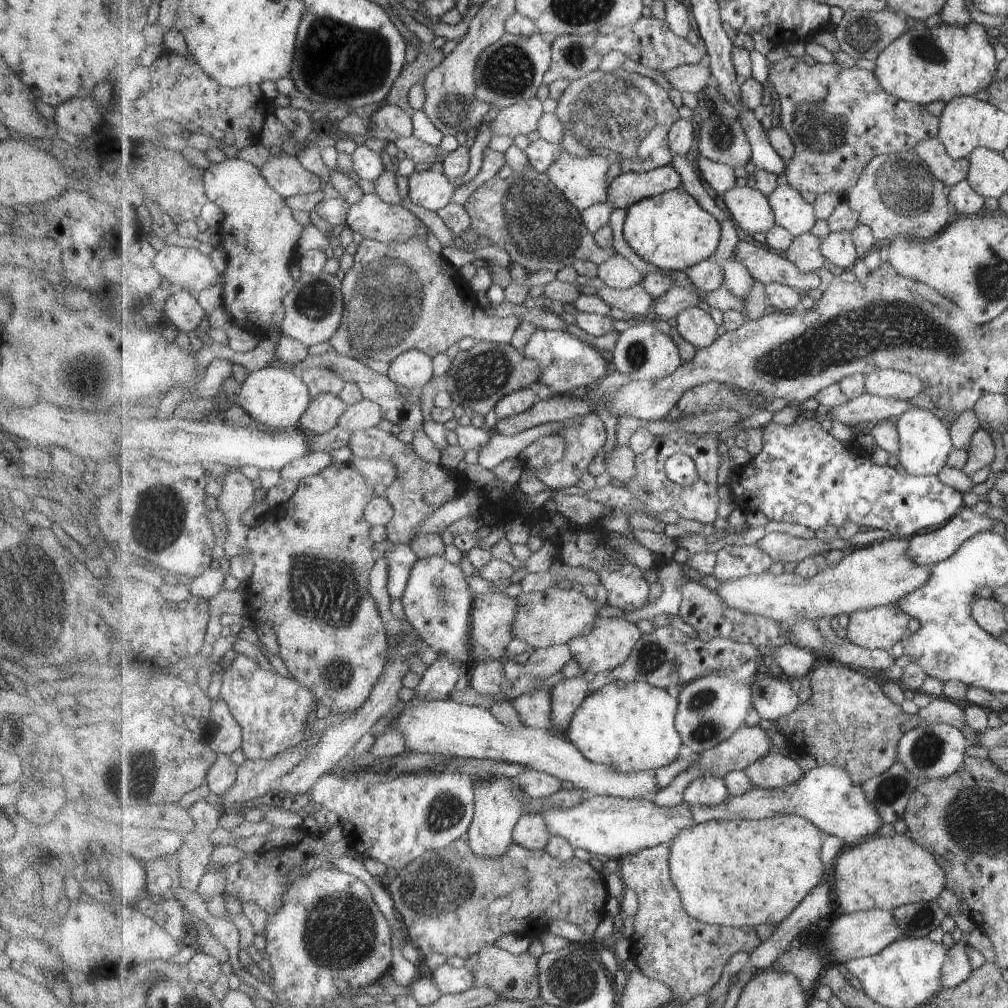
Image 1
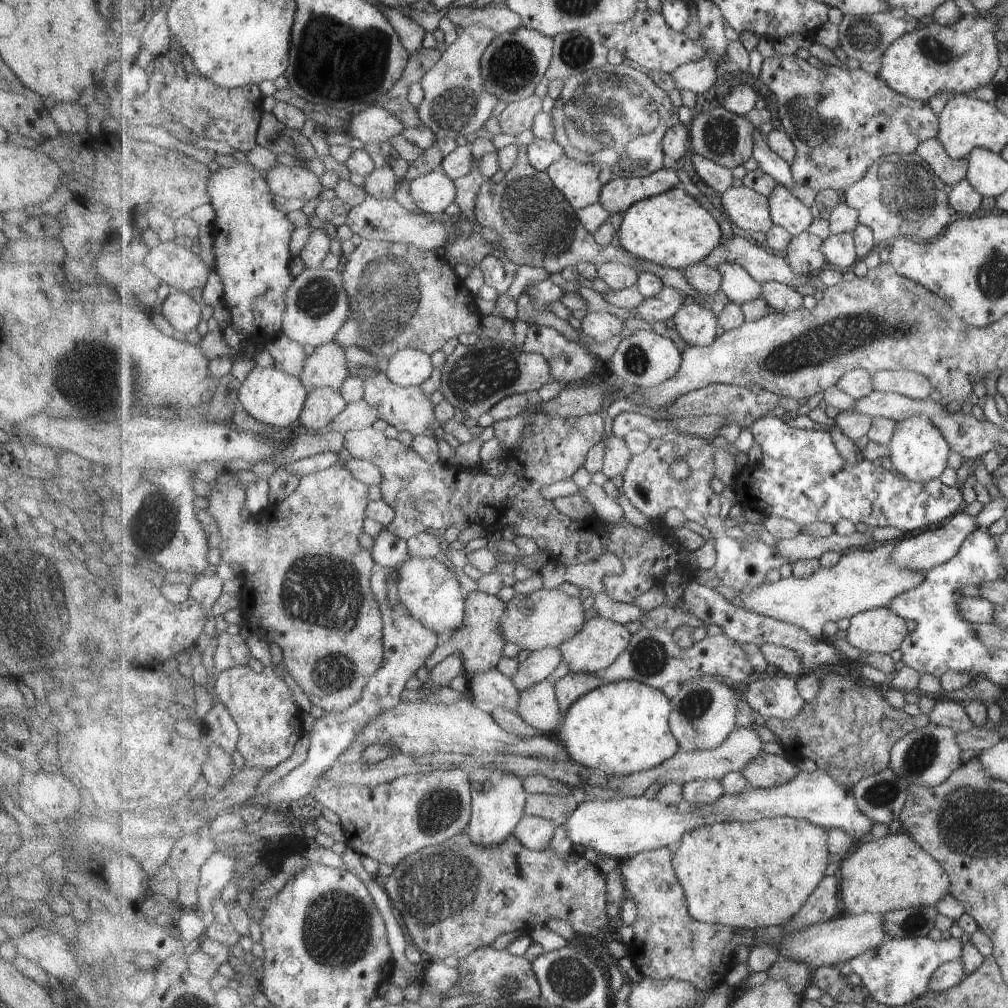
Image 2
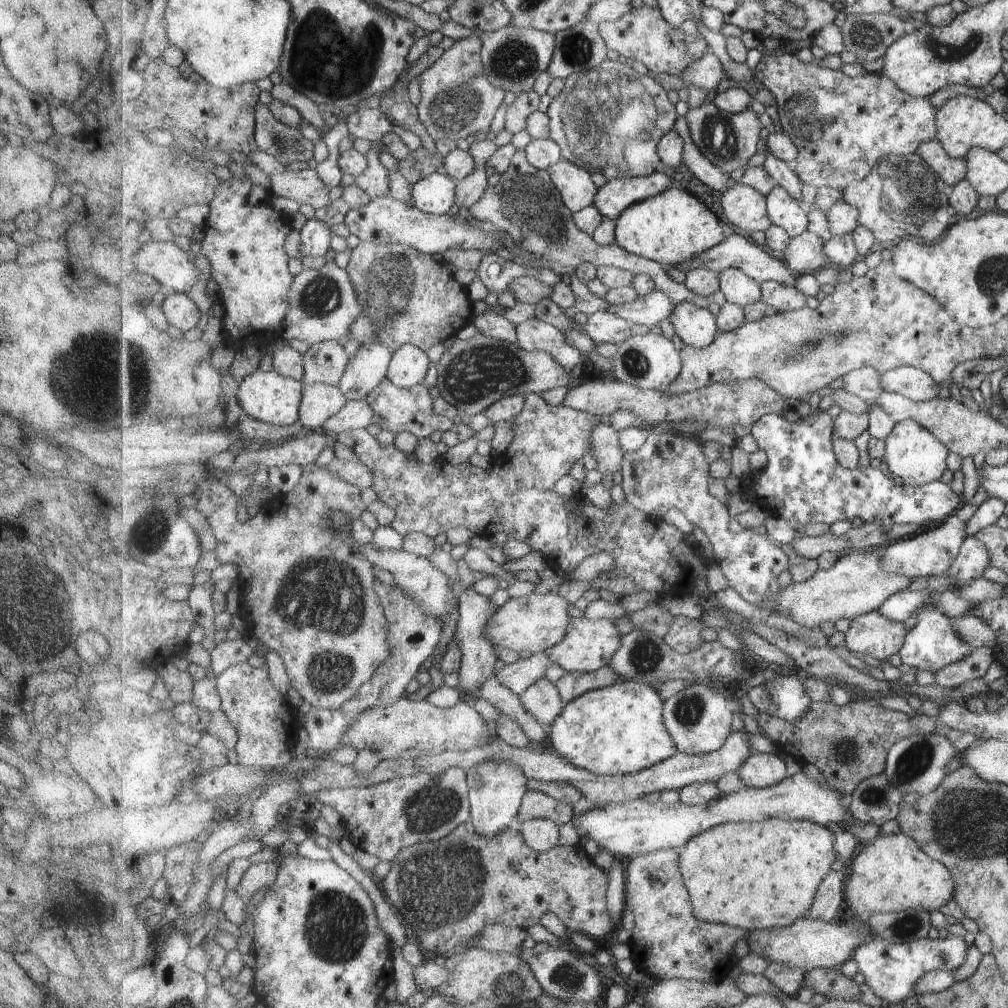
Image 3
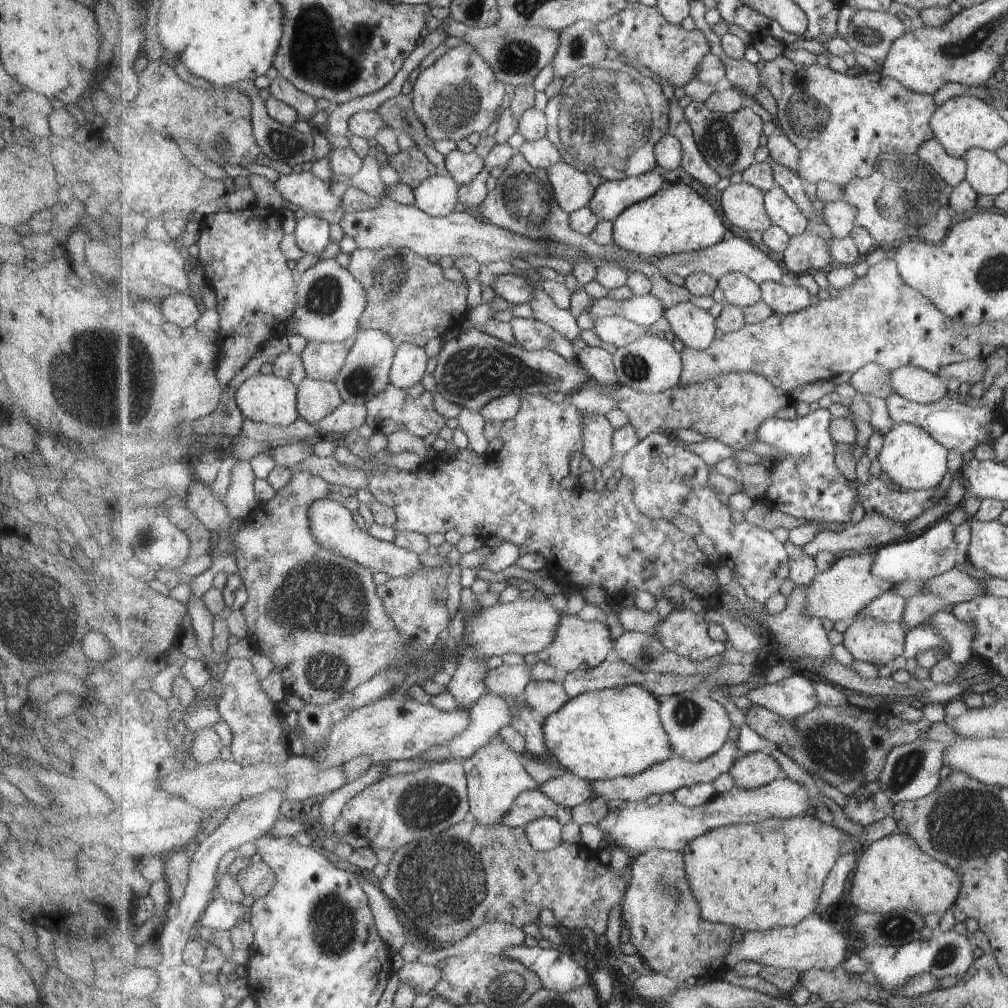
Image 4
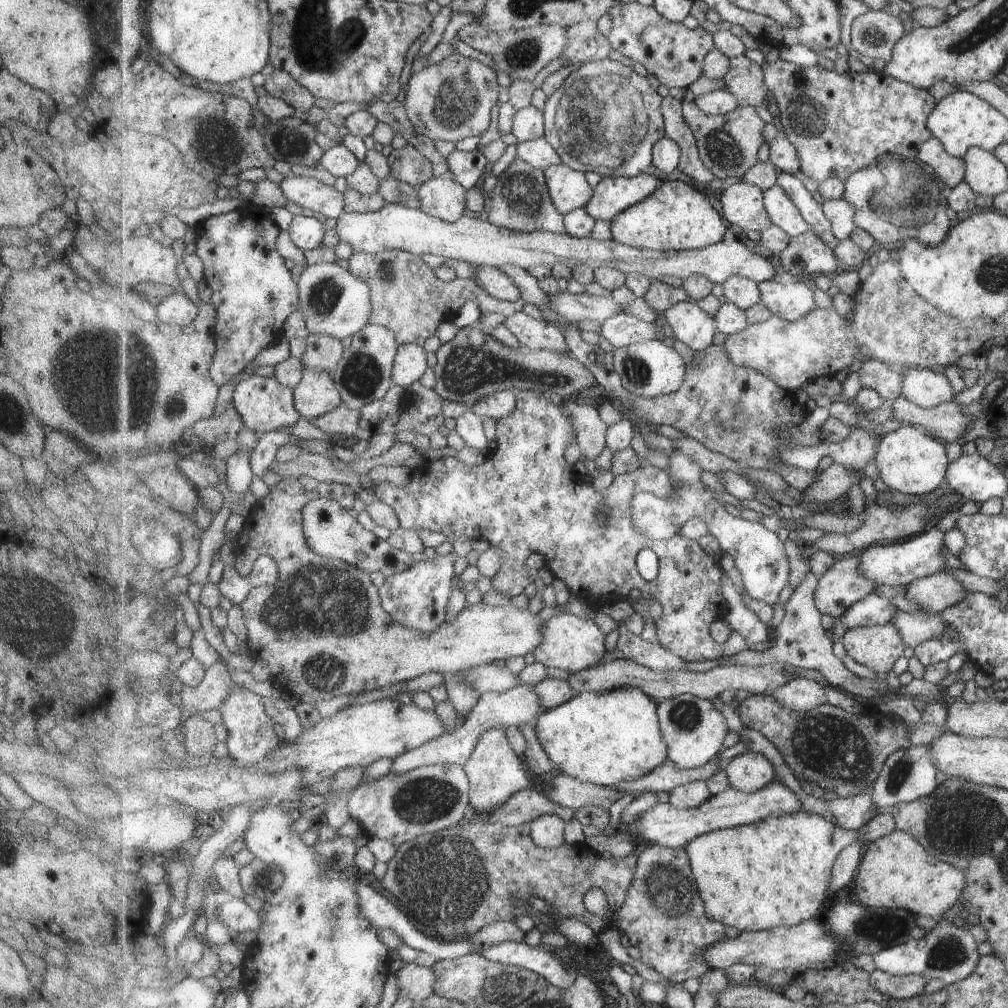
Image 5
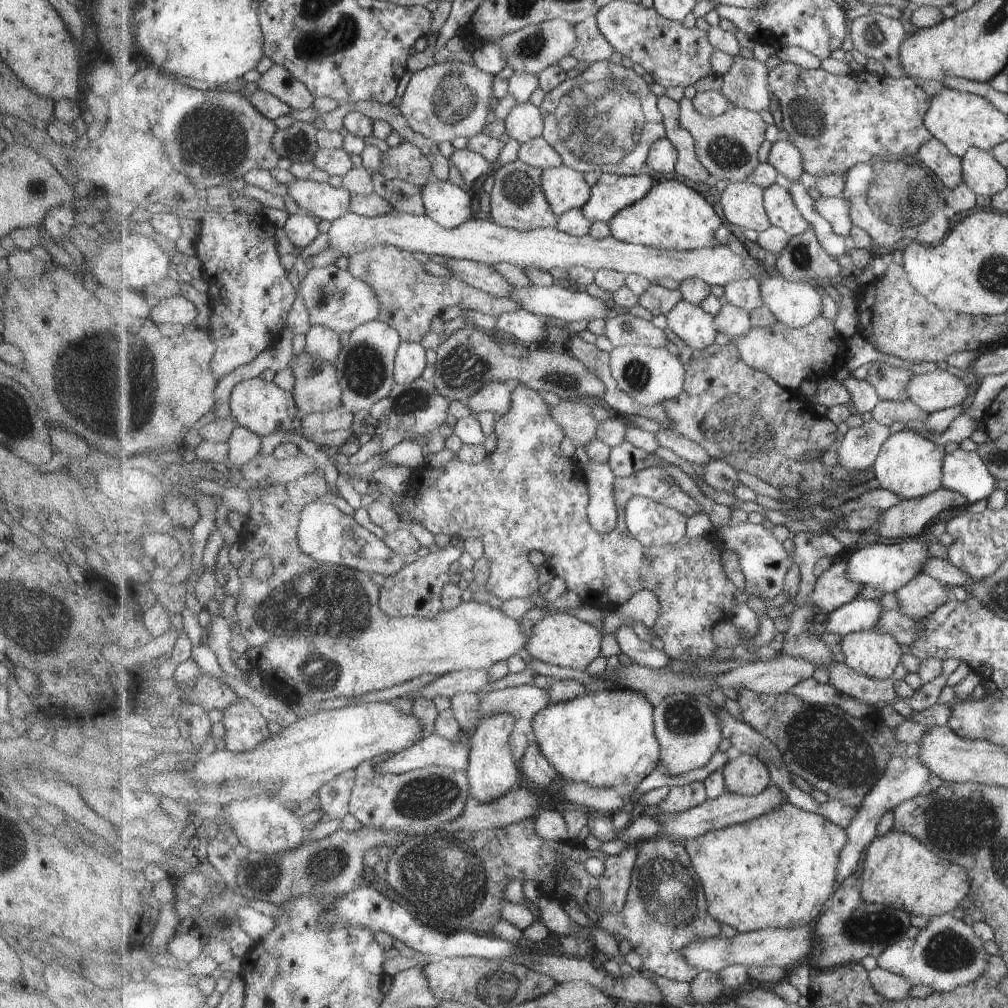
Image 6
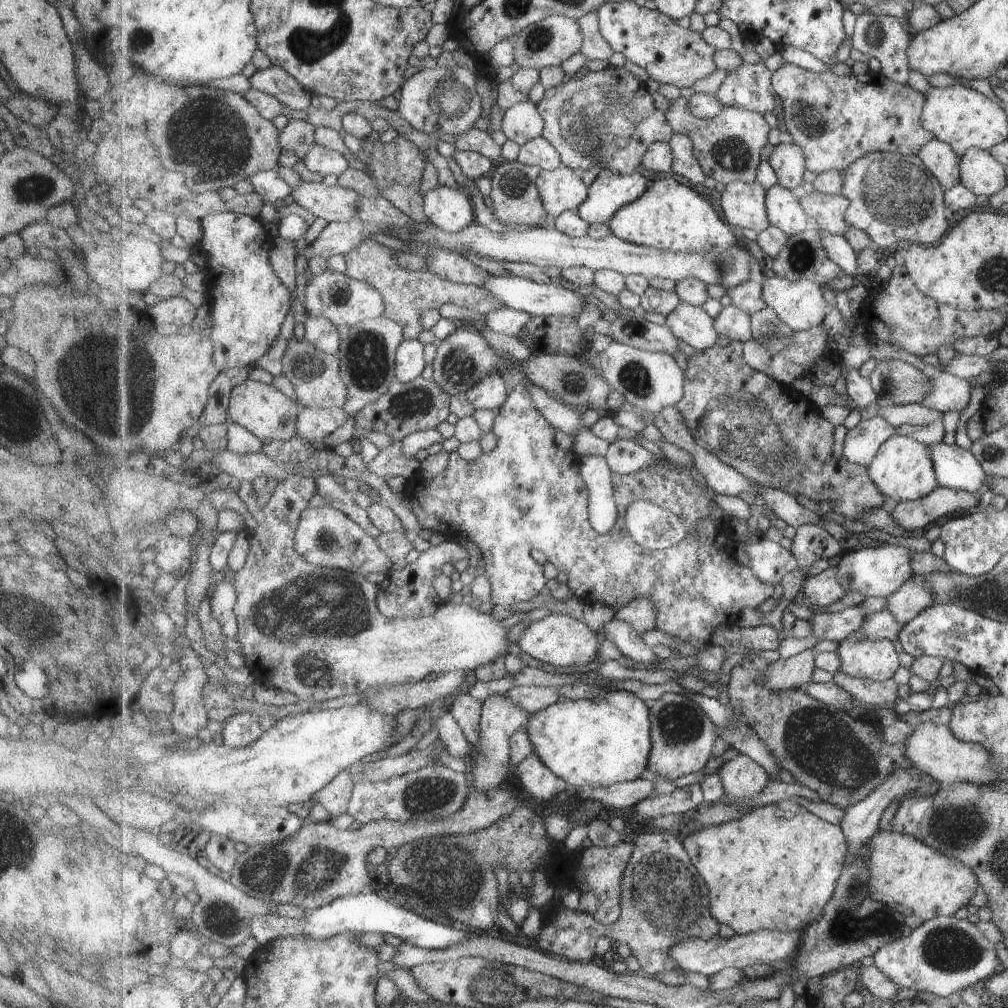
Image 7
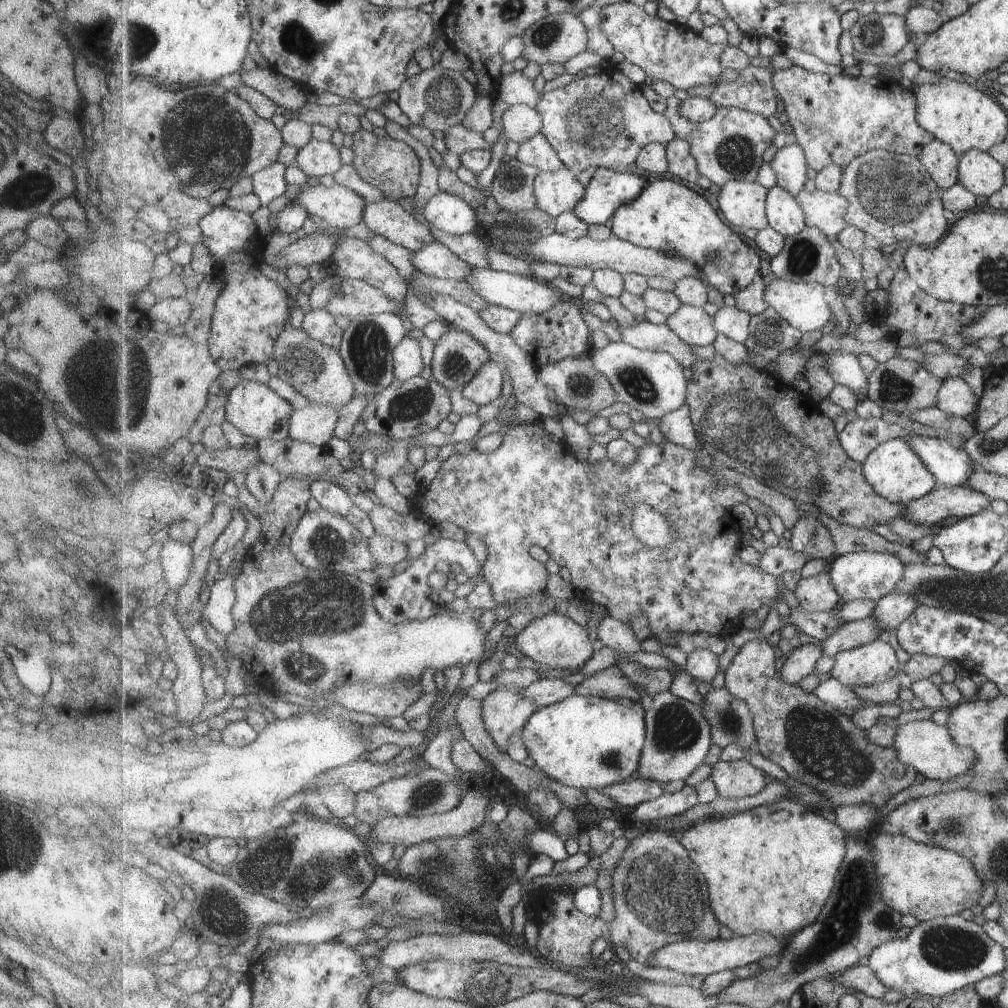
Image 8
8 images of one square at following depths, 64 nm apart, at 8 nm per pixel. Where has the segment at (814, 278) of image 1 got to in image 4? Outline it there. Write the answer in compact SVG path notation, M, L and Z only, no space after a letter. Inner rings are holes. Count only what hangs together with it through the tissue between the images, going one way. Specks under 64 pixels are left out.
M730 236L727 239L723 239L721 242L711 245L703 250L687 252L681 254L673 254L673 256L663 256L663 258L657 258L657 256L645 256L645 254L634 254L630 252L633 256L637 256L637 258L641 258L641 260L647 260L647 262L653 262L653 266L657 266L659 270L661 270L661 274L667 278L669 274L677 274L677 276L682 276L683 278L689 278L693 273L705 273L712 276L715 280L721 280L723 276L727 276L730 272L738 272L741 274L745 274L757 282L757 284L761 284L765 281L771 282L781 282L781 278L783 278L783 270L781 270L781 266L773 260L773 258L769 258L763 250L759 250L757 248L756 243L752 241L743 240L743 238Z

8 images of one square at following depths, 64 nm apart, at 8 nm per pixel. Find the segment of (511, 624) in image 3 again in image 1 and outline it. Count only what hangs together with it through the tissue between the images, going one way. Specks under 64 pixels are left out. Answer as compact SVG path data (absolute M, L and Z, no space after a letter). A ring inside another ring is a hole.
M557 586L541 593L521 592L517 600L517 620L513 624L513 636L535 649L549 648L553 645L564 645L577 637L589 634L599 617L601 604L597 600L587 598L585 593L563 590Z

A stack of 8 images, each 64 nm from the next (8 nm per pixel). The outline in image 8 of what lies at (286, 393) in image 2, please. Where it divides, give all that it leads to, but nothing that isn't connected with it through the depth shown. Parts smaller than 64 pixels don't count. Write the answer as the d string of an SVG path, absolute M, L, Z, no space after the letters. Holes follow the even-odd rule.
M242 380L231 390L226 411L226 420L237 426L241 432L245 432L247 436L252 436L257 441L282 441L290 437L291 416L296 410L291 406L291 402L287 402L282 395L271 390L266 383Z

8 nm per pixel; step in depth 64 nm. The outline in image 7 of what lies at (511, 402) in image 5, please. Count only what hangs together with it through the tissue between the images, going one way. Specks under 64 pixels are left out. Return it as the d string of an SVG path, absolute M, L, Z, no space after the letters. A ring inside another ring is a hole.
M495 369L487 374L479 384L475 384L464 397L475 408L491 410L496 413L507 402L510 393L507 391L501 372L499 369Z

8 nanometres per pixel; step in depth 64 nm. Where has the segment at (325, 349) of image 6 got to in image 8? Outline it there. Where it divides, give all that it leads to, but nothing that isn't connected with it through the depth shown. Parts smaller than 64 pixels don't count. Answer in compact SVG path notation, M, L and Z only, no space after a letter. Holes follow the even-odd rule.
M312 309L304 315L301 327L311 335L311 338L338 348L343 340L344 331L335 321L335 316L329 310Z

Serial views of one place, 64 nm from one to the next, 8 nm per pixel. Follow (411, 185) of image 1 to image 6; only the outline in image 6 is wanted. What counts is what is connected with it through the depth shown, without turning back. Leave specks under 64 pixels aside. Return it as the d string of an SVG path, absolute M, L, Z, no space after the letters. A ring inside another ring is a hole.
M432 178L422 187L422 192L426 215L444 227L457 228L475 216L473 198L467 188Z

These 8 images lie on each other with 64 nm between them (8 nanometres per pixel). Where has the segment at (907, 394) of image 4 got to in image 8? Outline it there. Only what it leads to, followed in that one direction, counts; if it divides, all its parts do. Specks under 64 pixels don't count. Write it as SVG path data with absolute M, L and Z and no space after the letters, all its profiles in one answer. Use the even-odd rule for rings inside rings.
M960 377L943 379L943 388L937 394L937 407L947 414L967 418L978 408L980 398Z

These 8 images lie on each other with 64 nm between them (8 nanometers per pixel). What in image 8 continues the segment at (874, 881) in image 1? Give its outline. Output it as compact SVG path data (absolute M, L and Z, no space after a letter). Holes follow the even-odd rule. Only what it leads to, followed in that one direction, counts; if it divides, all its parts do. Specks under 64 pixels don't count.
M879 832L873 840L875 848L875 870L877 880L875 885L881 890L884 904L903 914L910 914L921 921L933 920L937 917L958 915L963 910L970 910L977 905L984 890L985 882L979 878L978 871L969 858L962 854L947 850L940 846L918 843L907 836L895 836Z

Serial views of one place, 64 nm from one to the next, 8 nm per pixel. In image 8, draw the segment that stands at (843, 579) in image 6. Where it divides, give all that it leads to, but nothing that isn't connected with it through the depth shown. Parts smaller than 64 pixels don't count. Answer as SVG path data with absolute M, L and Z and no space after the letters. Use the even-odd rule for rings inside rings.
M828 569L813 578L803 577L794 596L799 606L807 612L830 612L842 599L831 584Z

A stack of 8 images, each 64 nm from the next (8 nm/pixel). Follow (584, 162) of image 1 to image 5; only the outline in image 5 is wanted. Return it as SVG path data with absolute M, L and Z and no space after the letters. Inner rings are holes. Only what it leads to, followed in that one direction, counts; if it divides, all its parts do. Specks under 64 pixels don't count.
M562 162L559 166L550 166L545 174L551 198L557 210L564 215L585 207L594 197L594 188L584 171L572 169Z

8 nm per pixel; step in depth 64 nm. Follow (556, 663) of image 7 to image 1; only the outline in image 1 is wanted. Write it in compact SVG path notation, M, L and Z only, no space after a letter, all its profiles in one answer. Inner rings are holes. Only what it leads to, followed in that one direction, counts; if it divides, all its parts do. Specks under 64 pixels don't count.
M601 617L589 634L571 640L569 648L571 648L571 654L573 654L573 661L580 665L581 672L592 677L623 666L629 660L633 646L641 638L643 638L643 632L641 632L637 623L631 624L623 617Z

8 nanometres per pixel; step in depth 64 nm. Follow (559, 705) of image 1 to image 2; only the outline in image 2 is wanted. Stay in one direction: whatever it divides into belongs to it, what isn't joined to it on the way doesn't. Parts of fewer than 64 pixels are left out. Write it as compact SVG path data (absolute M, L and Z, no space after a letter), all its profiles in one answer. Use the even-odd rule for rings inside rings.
M570 671L563 678L554 682L559 704L561 704L562 718L565 719L569 708L588 692L603 686L603 680L598 674L583 674Z

